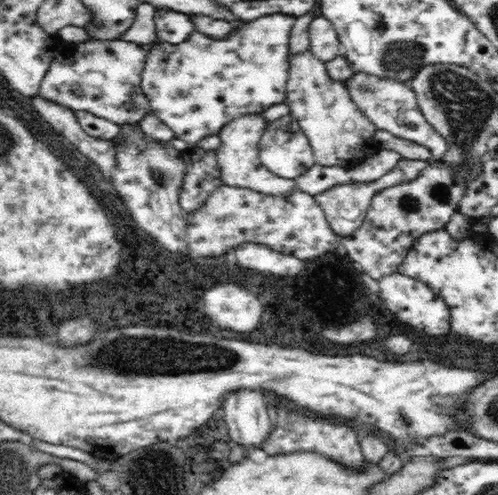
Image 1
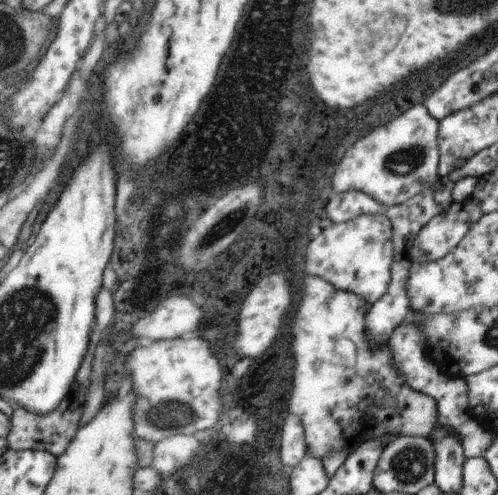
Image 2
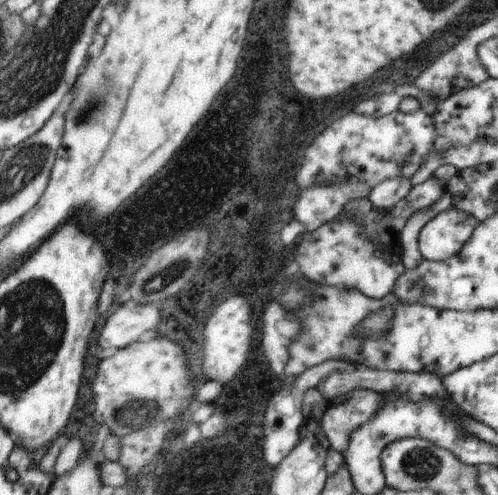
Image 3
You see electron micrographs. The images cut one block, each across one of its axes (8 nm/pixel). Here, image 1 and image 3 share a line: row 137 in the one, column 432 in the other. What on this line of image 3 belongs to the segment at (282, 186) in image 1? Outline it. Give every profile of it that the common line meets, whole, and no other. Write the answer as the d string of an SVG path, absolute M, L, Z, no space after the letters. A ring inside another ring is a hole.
M449 208L429 220L419 232L419 252L423 260L443 262L457 256L471 240L479 222L475 216Z

